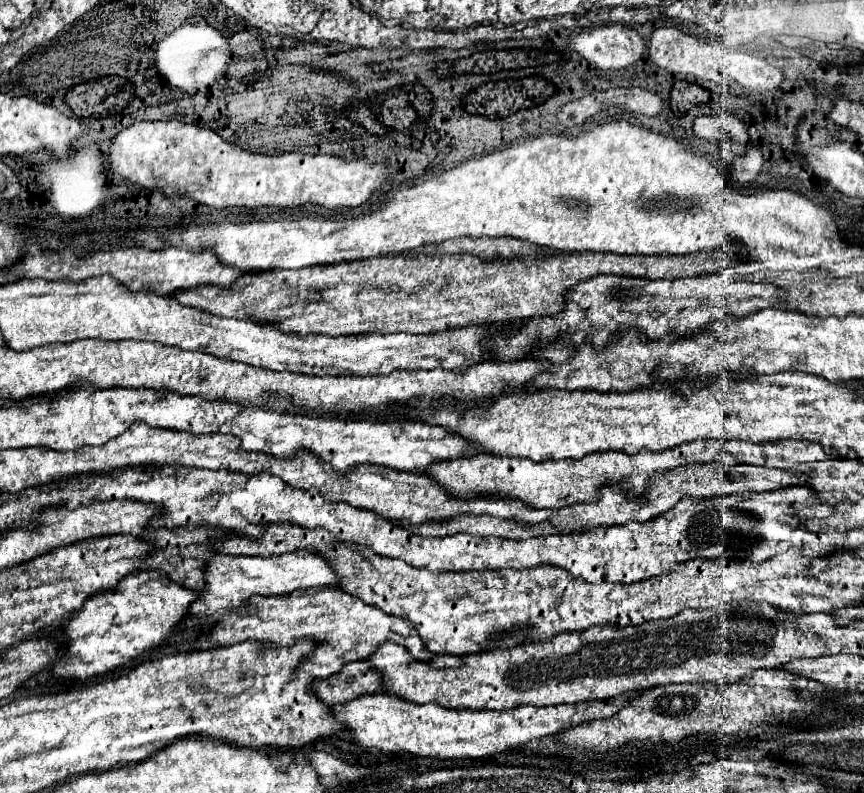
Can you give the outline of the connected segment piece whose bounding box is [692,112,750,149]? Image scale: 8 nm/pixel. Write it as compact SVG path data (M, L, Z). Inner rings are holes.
M730 112L721 115L699 115L694 122L694 134L706 140L722 140L725 135L731 139L738 139L739 145L744 149L750 142L750 136L746 125Z

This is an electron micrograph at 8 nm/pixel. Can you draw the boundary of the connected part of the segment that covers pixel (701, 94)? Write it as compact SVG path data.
M676 82L670 92L670 106L676 116L684 116L692 106L706 104L708 100L710 100L710 92L698 84L690 84L690 82Z

